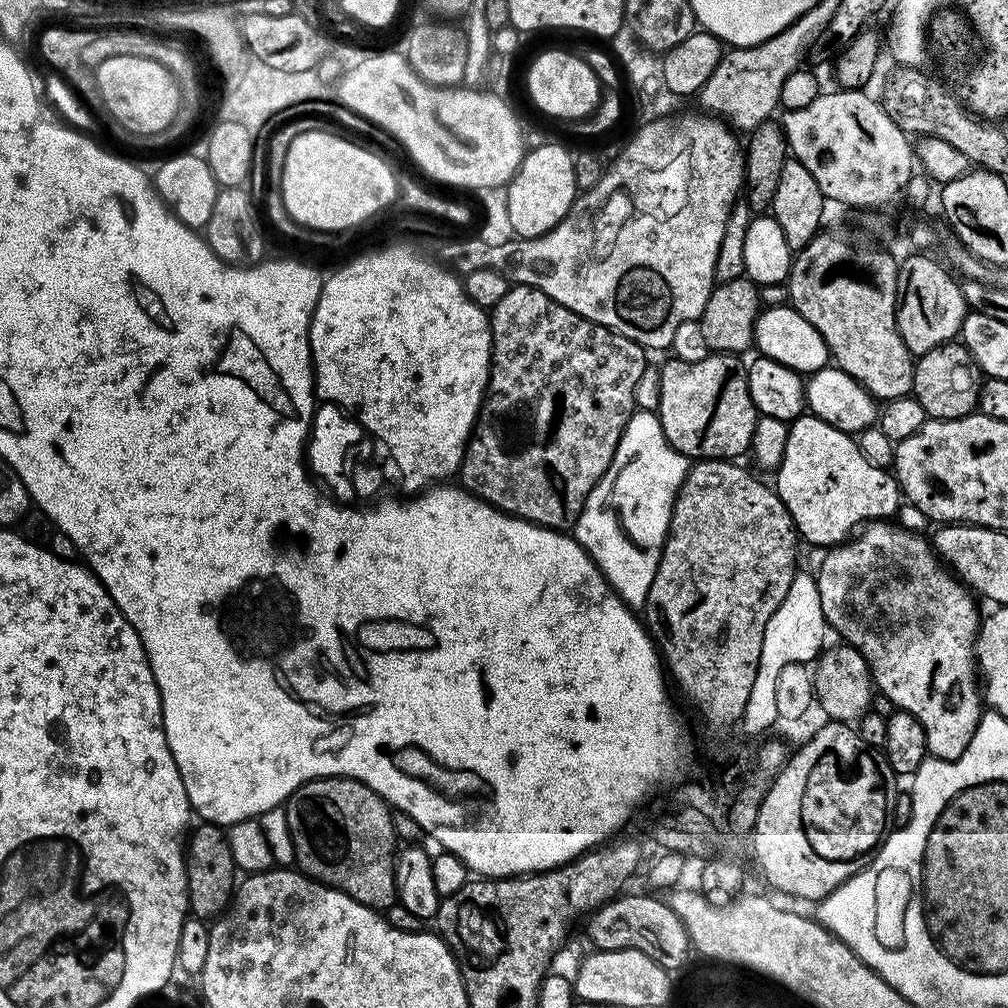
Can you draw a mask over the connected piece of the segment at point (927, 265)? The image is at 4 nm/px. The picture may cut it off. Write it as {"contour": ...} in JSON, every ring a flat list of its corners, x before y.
{"contour":[[908,256,899,261,899,300,896,303,896,328,901,334,902,342,913,357,919,358,924,353,934,351,940,345,955,341,960,330,965,327,964,318,970,309,964,298,963,287,952,281,952,276,936,260,928,256]]}

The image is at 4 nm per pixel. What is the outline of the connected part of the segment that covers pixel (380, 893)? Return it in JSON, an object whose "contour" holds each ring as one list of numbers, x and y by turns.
{"contour":[[324,776,320,780,311,780,306,782,297,792,293,792,286,801,284,808,286,822,289,826,290,838,293,840,293,854,295,856,295,867,304,875,309,876,311,880,317,880,319,884,325,884,328,888,337,888,342,894,362,902,362,906,375,908,377,910,386,910,392,904,397,903,396,894,396,857,398,855,398,843,396,844,396,828,392,825,393,809,383,800,382,797,370,786,362,782,352,780,349,776]]}

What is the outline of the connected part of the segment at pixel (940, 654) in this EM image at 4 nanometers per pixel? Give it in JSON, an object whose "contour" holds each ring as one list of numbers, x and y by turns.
{"contour":[[872,522,863,529,857,540,849,539,835,546,829,547,820,564,820,572,815,573,818,594,821,596,822,614,829,629,837,628,840,631,841,641,847,642,851,647,864,656,868,663,868,671,872,674,872,683,877,689,884,691,884,696,899,711,914,714,918,722,922,722,922,730,926,730,928,751,937,760,957,760,966,750,970,738,974,738,974,730,980,725,982,715,982,692,978,687,978,665,974,655,976,646,976,633,982,623,981,613,976,613,976,604,973,593,945,565,938,559,936,552,930,547,929,541,923,540,916,532,907,532,904,528,895,528,892,522]]}

